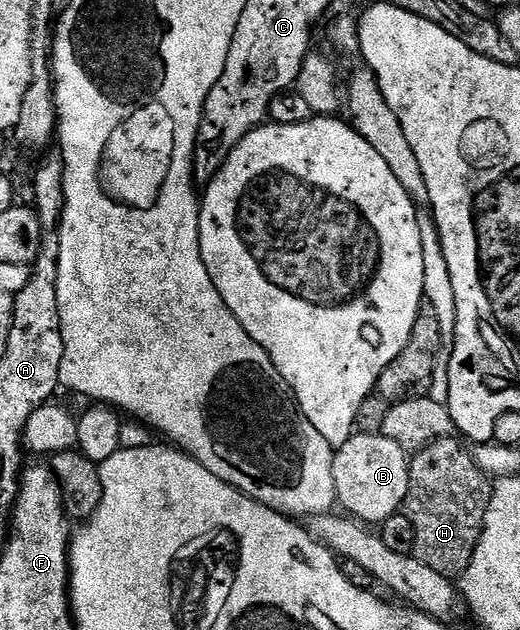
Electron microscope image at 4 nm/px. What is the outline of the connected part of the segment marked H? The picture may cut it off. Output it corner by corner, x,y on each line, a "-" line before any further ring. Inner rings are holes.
453,436
437,438
409,458
409,487
403,507
413,526
413,557
451,580
464,574
471,564
493,495
490,475
481,471
464,445

